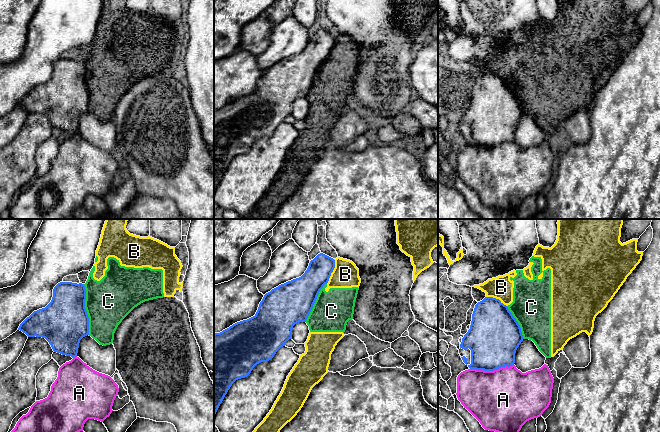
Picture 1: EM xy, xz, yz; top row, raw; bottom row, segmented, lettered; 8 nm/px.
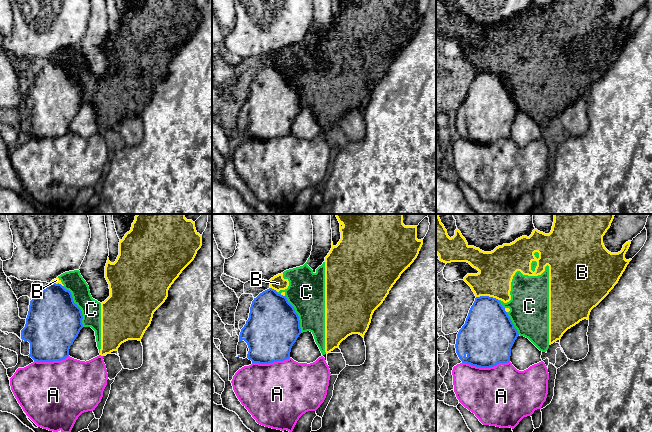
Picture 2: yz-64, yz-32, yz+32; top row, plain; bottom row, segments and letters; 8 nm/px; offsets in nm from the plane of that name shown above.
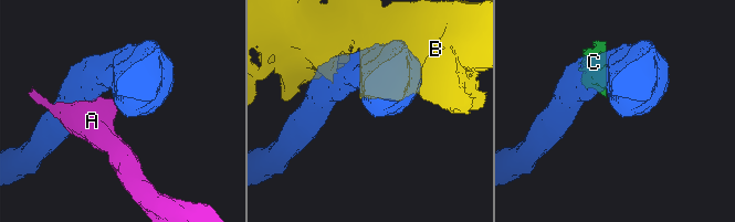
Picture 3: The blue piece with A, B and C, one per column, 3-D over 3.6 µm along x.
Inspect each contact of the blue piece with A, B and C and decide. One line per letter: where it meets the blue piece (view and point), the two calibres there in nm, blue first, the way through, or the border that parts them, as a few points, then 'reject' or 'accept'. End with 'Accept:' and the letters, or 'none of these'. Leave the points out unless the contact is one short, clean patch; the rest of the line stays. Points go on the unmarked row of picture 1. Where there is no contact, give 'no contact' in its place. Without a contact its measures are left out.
A: yz (491, 146) | 400/480 nm | reject
B: xz (332, 47) | 220/200 nm | reject
C: xy (85, 85) | 380/360 nm | accept
Accept: C

